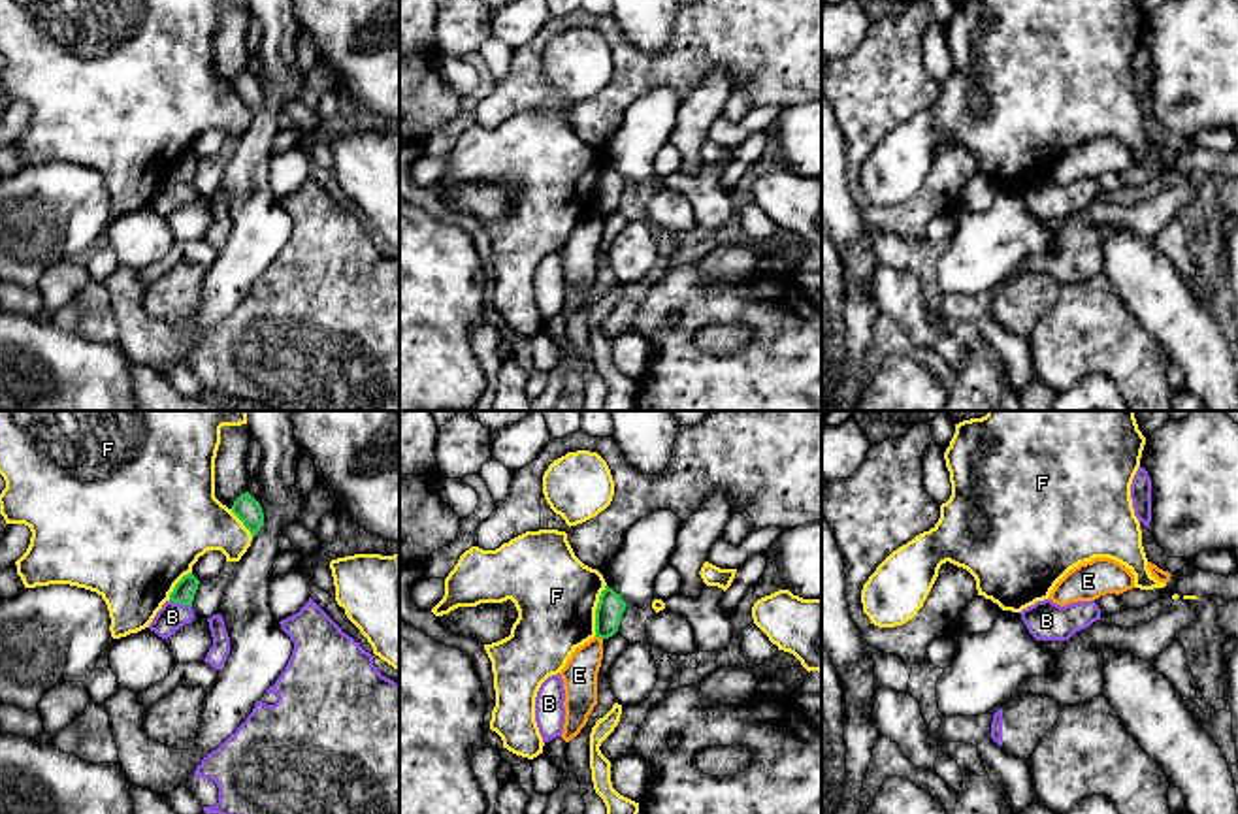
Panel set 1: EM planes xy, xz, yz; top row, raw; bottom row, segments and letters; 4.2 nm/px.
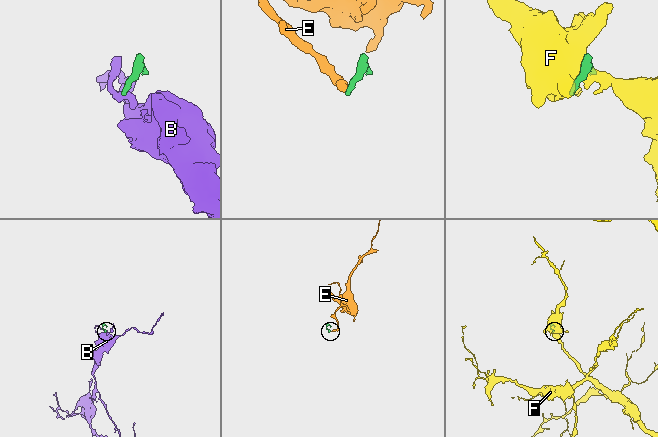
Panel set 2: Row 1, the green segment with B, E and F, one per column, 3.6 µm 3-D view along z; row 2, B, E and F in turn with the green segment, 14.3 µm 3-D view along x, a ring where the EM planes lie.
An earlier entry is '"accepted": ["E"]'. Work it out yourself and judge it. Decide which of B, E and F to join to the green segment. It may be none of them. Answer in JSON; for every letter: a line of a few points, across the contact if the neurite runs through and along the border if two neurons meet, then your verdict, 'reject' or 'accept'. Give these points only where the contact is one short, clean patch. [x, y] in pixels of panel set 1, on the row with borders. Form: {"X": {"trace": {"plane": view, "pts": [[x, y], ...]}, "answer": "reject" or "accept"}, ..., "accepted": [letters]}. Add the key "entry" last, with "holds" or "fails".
{"B": {"trace": {"plane": "xy", "pts": [[170, 600], [191, 607]]}, "answer": "reject"}, "E": {"trace": {"plane": "xz", "pts": [[596, 635], [602, 639]]}, "answer": "reject"}, "F": {"answer": "reject"}, "accepted": [], "entry": "fails"}

